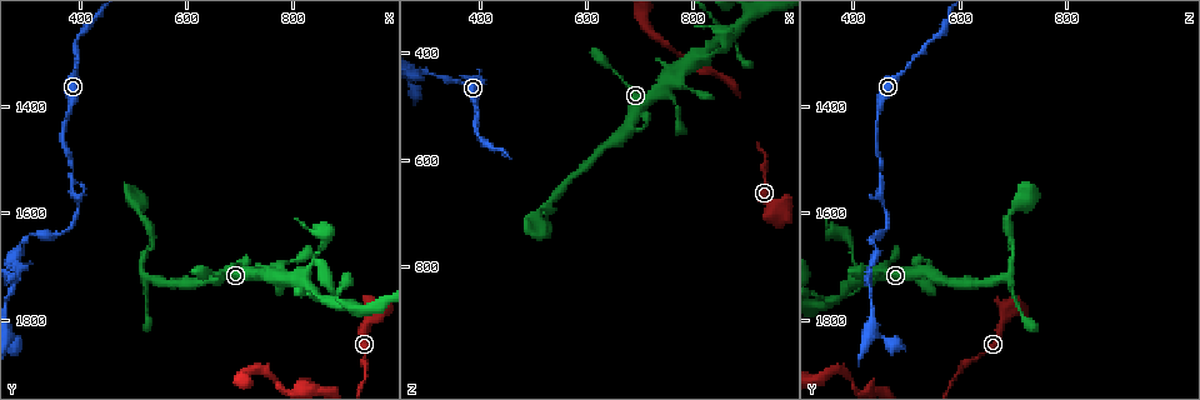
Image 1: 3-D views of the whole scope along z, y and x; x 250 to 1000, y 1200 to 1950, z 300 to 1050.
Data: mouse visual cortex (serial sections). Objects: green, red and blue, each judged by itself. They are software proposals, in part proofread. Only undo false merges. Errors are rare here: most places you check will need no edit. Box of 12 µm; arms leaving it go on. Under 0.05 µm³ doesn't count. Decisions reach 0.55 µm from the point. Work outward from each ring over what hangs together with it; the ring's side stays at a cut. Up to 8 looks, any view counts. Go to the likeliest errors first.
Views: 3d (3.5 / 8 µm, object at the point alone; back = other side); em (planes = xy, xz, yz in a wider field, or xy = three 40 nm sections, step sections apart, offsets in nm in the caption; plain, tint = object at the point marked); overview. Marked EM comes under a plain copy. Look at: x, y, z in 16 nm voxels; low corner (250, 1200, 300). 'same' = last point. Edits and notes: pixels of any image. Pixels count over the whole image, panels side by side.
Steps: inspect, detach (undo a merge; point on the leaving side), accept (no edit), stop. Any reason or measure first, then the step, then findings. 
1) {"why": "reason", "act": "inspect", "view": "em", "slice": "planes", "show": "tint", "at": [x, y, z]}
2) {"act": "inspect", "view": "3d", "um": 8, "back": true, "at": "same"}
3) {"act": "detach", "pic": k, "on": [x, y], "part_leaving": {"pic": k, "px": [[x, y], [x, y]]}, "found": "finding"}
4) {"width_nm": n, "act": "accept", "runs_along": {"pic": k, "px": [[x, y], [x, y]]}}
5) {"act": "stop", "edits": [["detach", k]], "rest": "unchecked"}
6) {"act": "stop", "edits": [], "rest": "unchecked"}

{"act": "inspect", "view": "3d", "um": 3.5, "back": true, "at": [865, 1765, 365]}

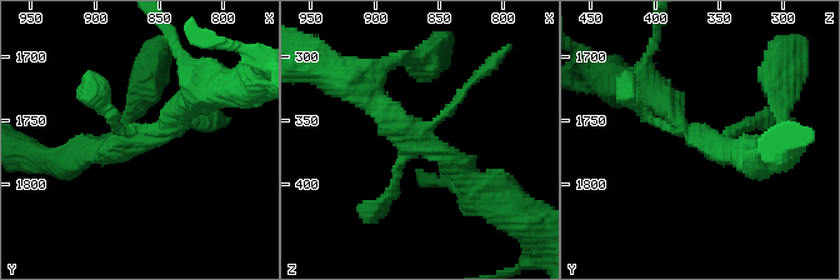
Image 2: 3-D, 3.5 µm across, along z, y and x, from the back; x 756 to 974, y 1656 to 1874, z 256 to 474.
{"act": "inspect", "view": "em", "slice": "planes", "show": "tint", "at": [866, 1760, 364]}

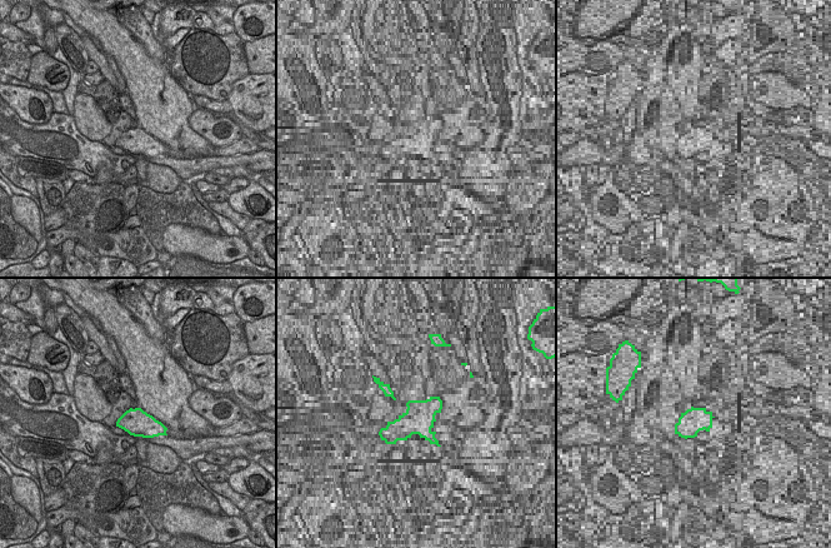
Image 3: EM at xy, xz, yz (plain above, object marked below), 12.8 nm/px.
{"act": "accept", "runs_along": {"pic": 2, "px": [[475, 186], [460, 166], [356, 86]]}, "found": "continuous, no second cell"}

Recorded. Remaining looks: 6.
{"act": "inspect", "view": "3d", "um": 3.5, "at": [960, 1785, 695]}

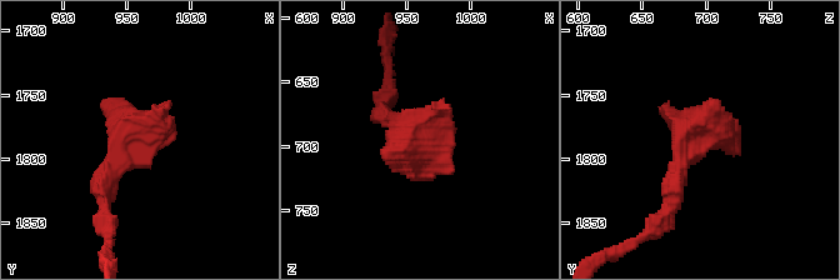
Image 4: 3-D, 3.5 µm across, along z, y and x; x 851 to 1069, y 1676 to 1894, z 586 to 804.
{"act": "accept", "found": "one cell here"}

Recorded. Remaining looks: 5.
{"why": "a fork", "act": "inspect", "view": "3d", "um": 3.5, "at": [530, 1725, 685]}

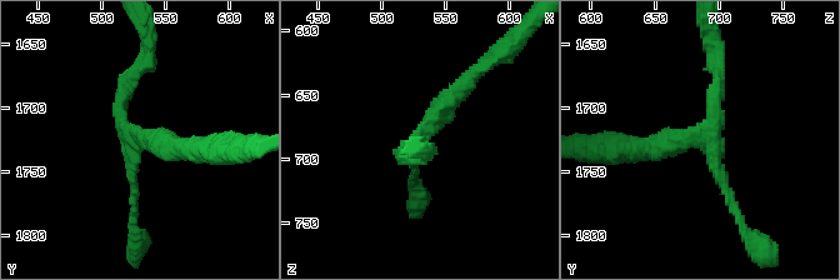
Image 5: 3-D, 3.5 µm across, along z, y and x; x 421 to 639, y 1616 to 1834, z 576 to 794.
{"why": "shape alone is not enough", "act": "inspect", "view": "em", "slice": "xy", "step": 5, "show": "tint", "at": [528, 1722, 688]}

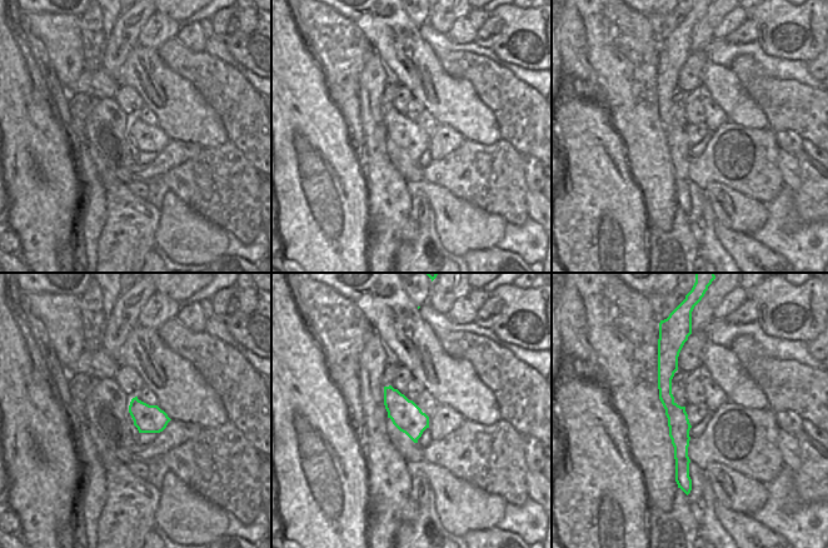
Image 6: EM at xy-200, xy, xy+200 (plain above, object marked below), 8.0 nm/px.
{"act": "accept", "runs_along": {"pic": 6, "px": [[673, 355], [666, 397], [686, 473]]}, "found": "all the same cell"}

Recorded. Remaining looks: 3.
{"act": "stop", "edits": [], "rest": "unchecked"}

